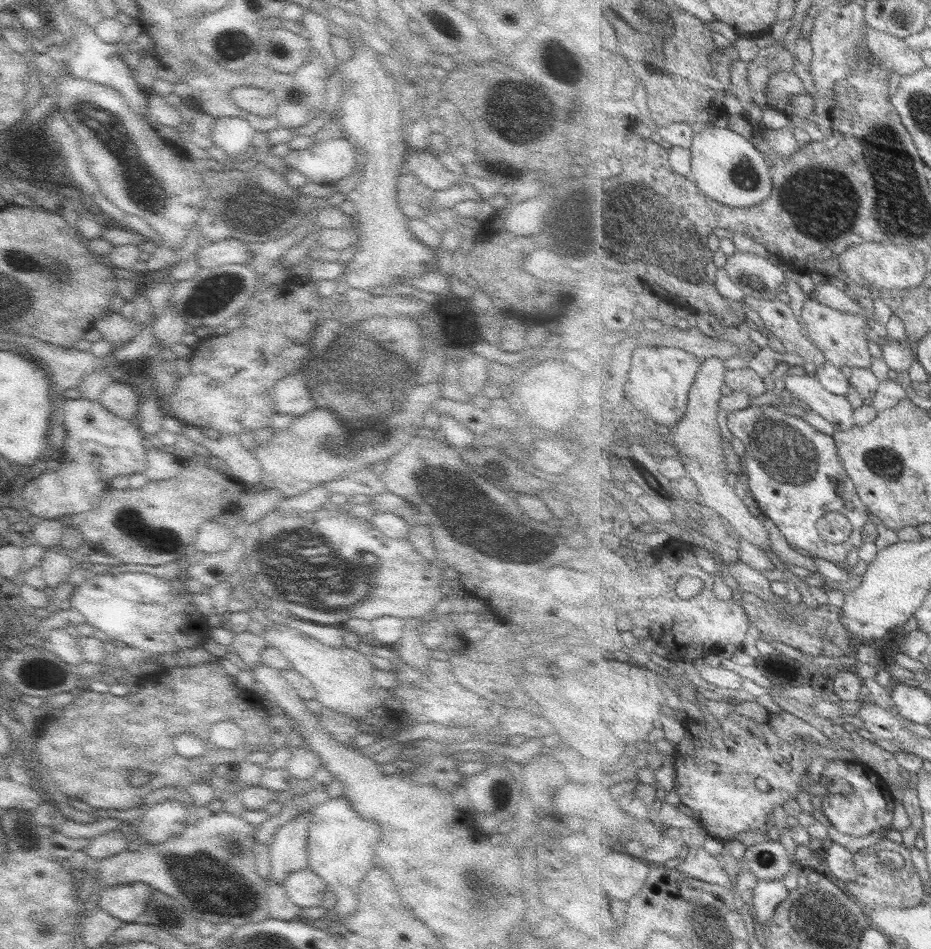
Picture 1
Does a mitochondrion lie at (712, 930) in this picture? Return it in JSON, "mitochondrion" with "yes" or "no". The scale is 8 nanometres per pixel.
{"mitochondrion":"yes"}

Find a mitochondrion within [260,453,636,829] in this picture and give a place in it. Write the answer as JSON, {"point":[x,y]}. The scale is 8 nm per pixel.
{"point":[467,501]}

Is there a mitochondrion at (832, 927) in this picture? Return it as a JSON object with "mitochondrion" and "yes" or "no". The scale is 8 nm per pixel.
{"mitochondrion":"yes"}

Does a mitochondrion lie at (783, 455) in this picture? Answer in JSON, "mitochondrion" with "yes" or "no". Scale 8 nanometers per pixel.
{"mitochondrion":"yes"}

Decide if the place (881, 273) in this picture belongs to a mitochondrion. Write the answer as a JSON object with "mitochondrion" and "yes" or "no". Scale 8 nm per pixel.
{"mitochondrion":"no"}

